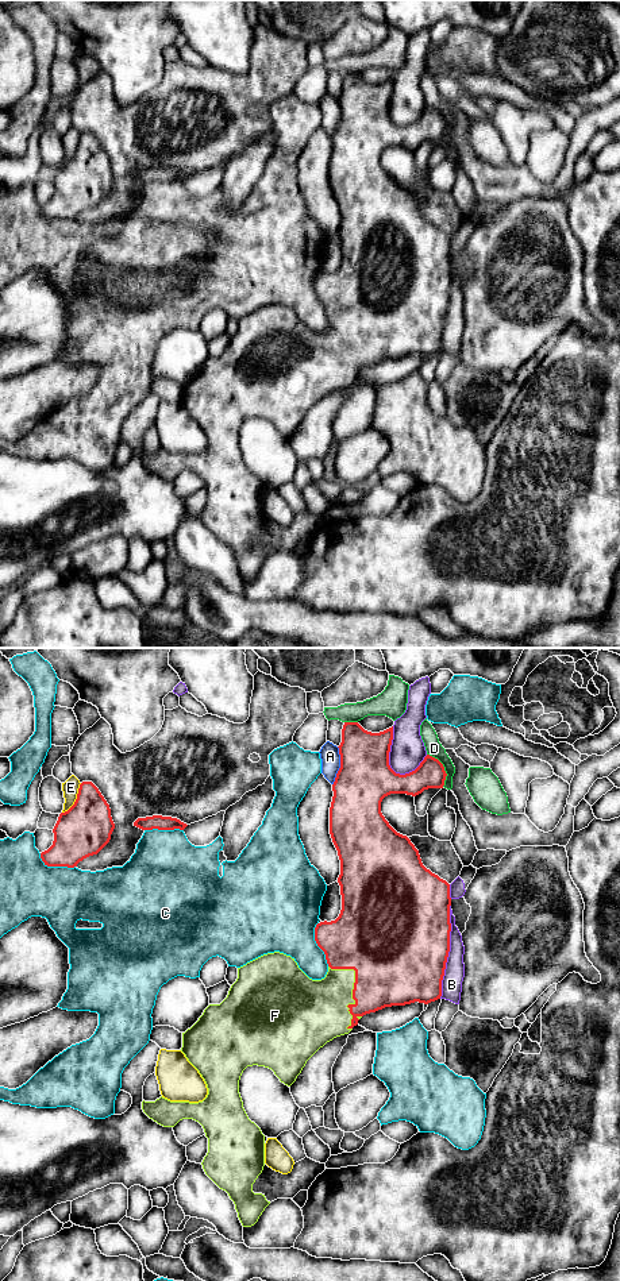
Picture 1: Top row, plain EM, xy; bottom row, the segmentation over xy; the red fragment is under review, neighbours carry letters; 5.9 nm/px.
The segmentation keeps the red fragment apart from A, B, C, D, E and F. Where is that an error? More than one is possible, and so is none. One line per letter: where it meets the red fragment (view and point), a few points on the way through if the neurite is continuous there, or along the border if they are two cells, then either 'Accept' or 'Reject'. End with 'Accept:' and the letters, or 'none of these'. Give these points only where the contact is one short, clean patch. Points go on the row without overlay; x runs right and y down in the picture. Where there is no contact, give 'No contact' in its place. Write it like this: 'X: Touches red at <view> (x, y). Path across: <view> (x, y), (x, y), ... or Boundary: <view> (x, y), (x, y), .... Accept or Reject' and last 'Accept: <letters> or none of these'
A: Touches red at xy (341, 118). Reject
B: Touches red at xy (449, 303). Reject
C: Touches red at xy (316, 294). Reject
D: Touches red at xy (443, 120). Reject
E: Touches red at xy (76, 151). Reject
F: Touches red at xy (354, 340). Accept
Accept: F

